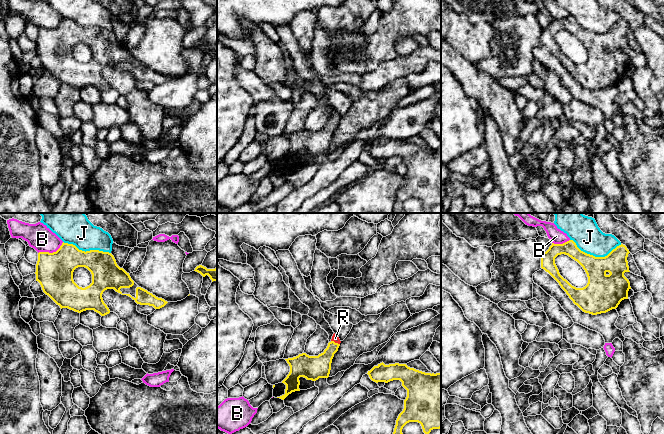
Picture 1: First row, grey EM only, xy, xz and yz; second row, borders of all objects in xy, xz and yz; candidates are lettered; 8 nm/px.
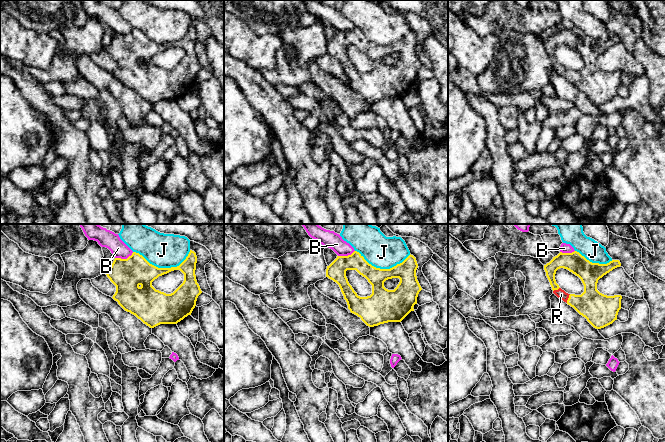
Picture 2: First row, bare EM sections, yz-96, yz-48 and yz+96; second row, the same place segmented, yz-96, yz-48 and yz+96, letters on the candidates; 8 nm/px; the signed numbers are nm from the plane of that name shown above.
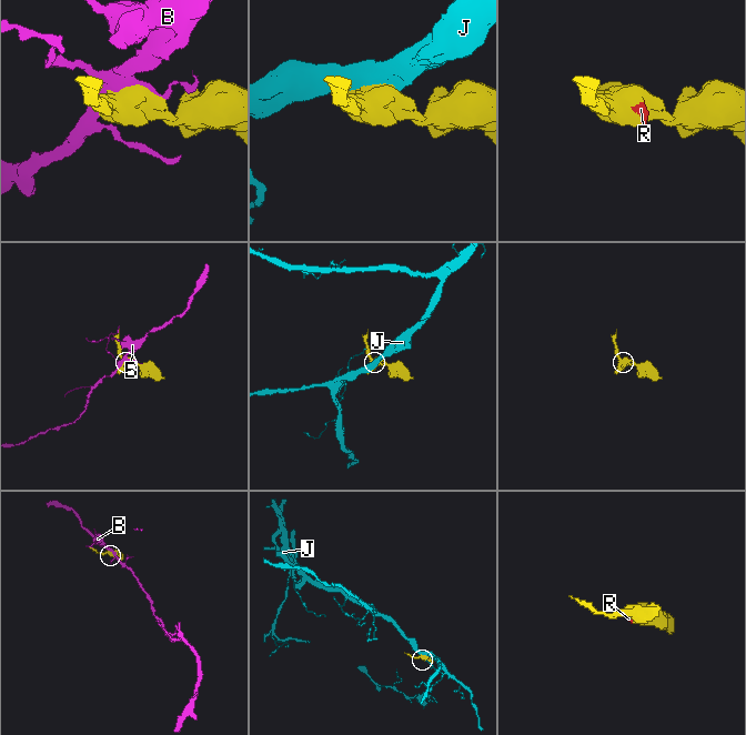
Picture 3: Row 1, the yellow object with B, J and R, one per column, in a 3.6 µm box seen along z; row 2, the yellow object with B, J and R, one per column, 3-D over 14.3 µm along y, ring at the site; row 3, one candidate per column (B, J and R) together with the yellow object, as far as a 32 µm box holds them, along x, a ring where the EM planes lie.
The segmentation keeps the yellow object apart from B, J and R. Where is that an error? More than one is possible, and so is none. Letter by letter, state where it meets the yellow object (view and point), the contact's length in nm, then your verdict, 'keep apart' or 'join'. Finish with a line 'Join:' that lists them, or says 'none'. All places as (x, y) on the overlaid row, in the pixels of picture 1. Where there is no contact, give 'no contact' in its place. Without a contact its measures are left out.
B: xy (51, 253) | 220 nm | keep apart
J: yz (594, 256) | 420 nm | keep apart
R: xz (334, 342) | 80 nm | join
Join: R

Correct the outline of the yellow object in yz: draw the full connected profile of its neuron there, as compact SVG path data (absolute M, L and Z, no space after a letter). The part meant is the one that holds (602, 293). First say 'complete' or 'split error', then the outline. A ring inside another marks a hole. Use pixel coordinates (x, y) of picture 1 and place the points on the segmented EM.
complete; M569 240L563 244L552 243L549 249L542 253L541 268L548 272L559 283L573 303L583 312L597 315L616 309L622 300L628 299L628 291L631 287L624 273L630 272L627 261L629 253L627 247L621 244L613 249L607 256L595 257L581 251L573 240ZM561 254L568 255L583 267L588 277L588 283L585 287L576 288L560 275L555 264L555 258Z

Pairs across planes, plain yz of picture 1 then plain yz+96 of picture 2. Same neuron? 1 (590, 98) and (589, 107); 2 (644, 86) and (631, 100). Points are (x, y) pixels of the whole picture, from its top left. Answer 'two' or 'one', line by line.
1: one
2: one

